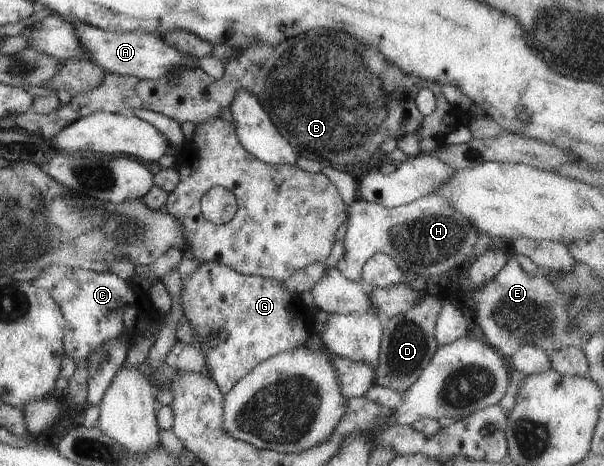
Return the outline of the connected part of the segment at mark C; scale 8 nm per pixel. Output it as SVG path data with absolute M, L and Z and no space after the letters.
M55 263L52 266L45 268L37 278L30 282L32 286L39 289L47 290L51 297L57 302L60 307L63 318L66 320L64 328L64 355L75 362L75 373L68 379L69 385L61 395L61 400L65 404L64 413L58 418L55 424L57 432L65 430L67 427L75 426L73 424L75 413L79 406L83 406L88 398L88 383L90 378L89 358L91 354L98 347L104 346L113 340L127 339L129 340L129 346L134 343L137 336L142 336L147 330L158 332L158 319L163 318L165 315L159 313L150 302L149 289L140 288L135 283L130 283L129 280L123 280L110 272L98 274L88 268L81 267L65 267L58 266Z

